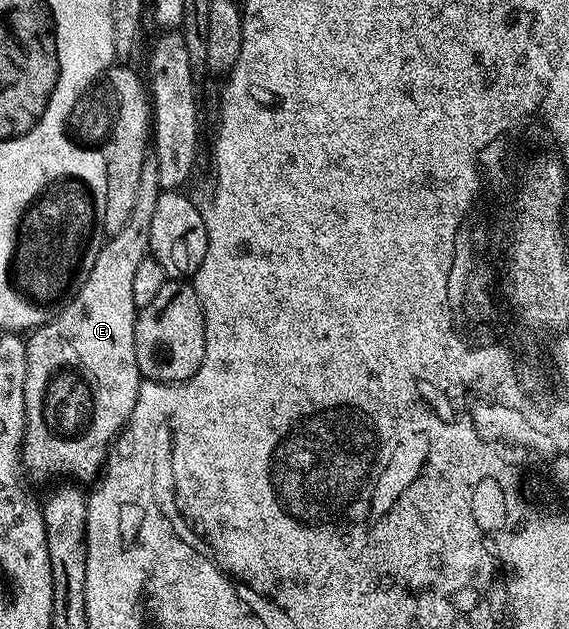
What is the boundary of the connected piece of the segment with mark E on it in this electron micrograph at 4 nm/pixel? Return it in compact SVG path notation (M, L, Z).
M148 156L141 164L137 204L133 204L133 216L129 216L129 224L104 241L97 264L93 264L93 272L89 272L75 299L51 322L26 335L27 371L21 462L35 474L64 474L67 478L98 475L104 469L113 443L131 419L141 385L135 355L137 311L133 304L133 275L137 264L141 264L141 260L149 254L149 228L153 224L153 212L157 209L157 196L160 193L158 160Z

